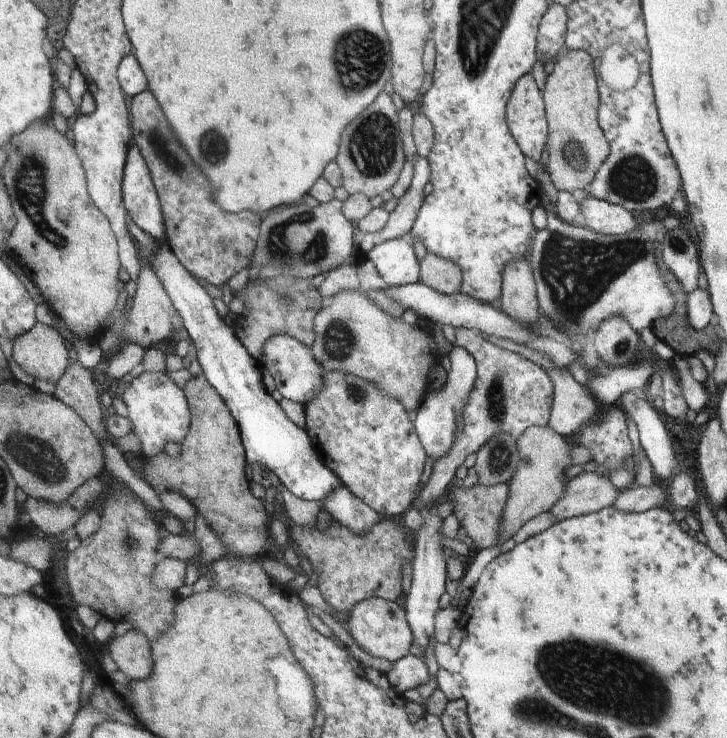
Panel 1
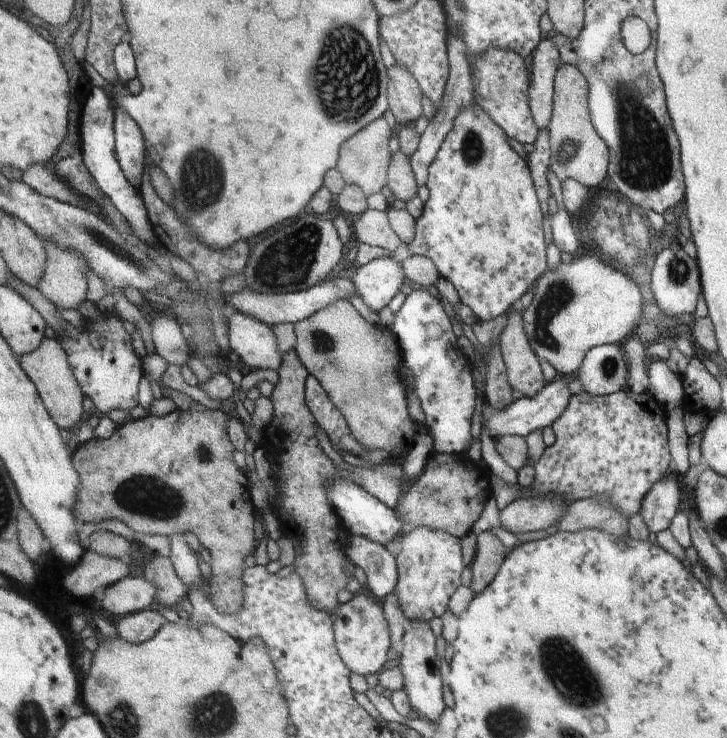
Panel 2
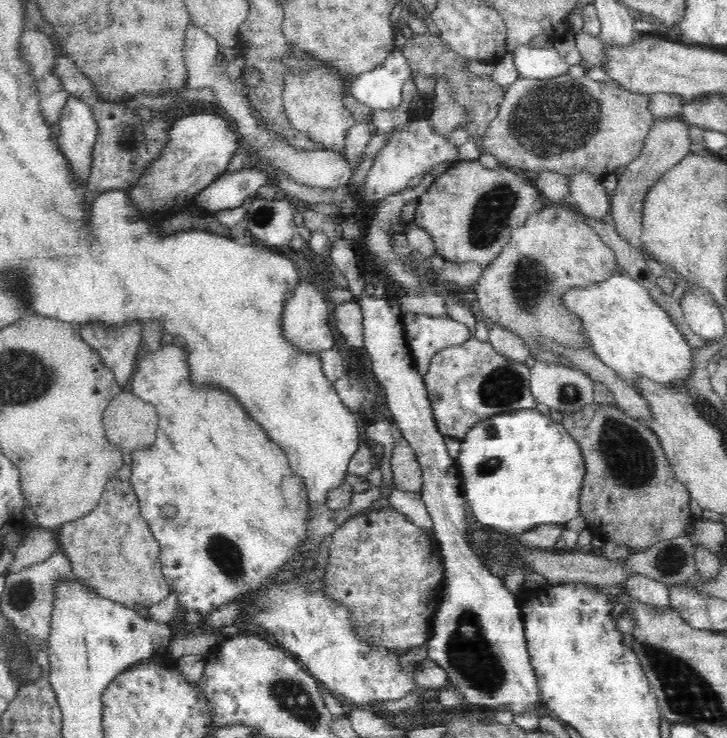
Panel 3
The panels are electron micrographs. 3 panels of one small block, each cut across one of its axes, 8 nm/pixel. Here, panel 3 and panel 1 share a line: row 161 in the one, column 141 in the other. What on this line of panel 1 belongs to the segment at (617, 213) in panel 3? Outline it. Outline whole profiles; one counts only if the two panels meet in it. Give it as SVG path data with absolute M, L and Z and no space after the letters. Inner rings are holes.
M137 628L114 637L109 654L129 680L147 680L153 672L152 643Z

